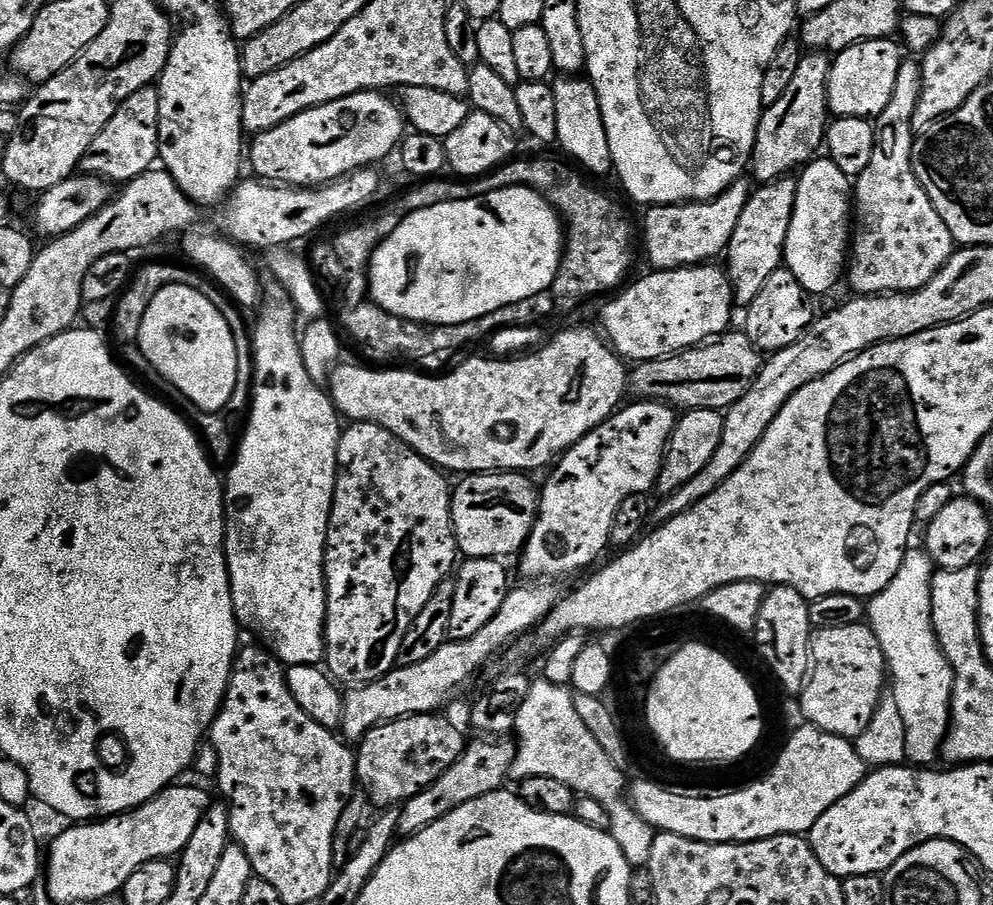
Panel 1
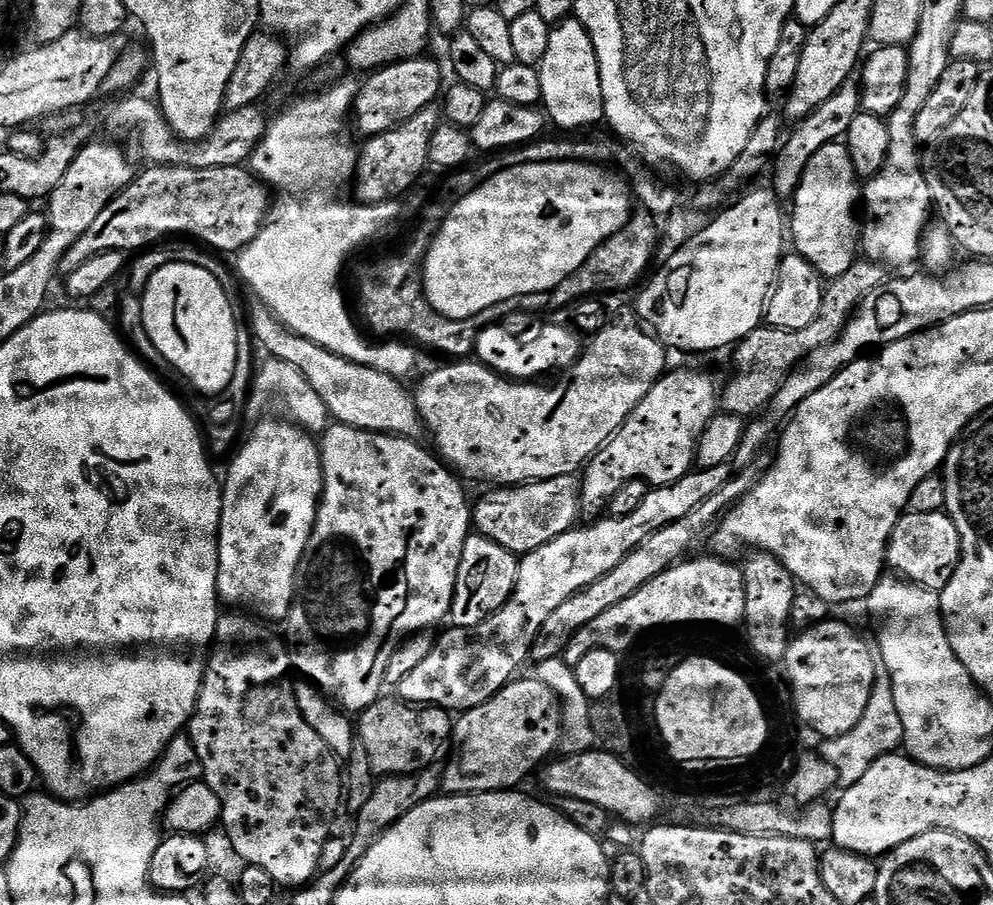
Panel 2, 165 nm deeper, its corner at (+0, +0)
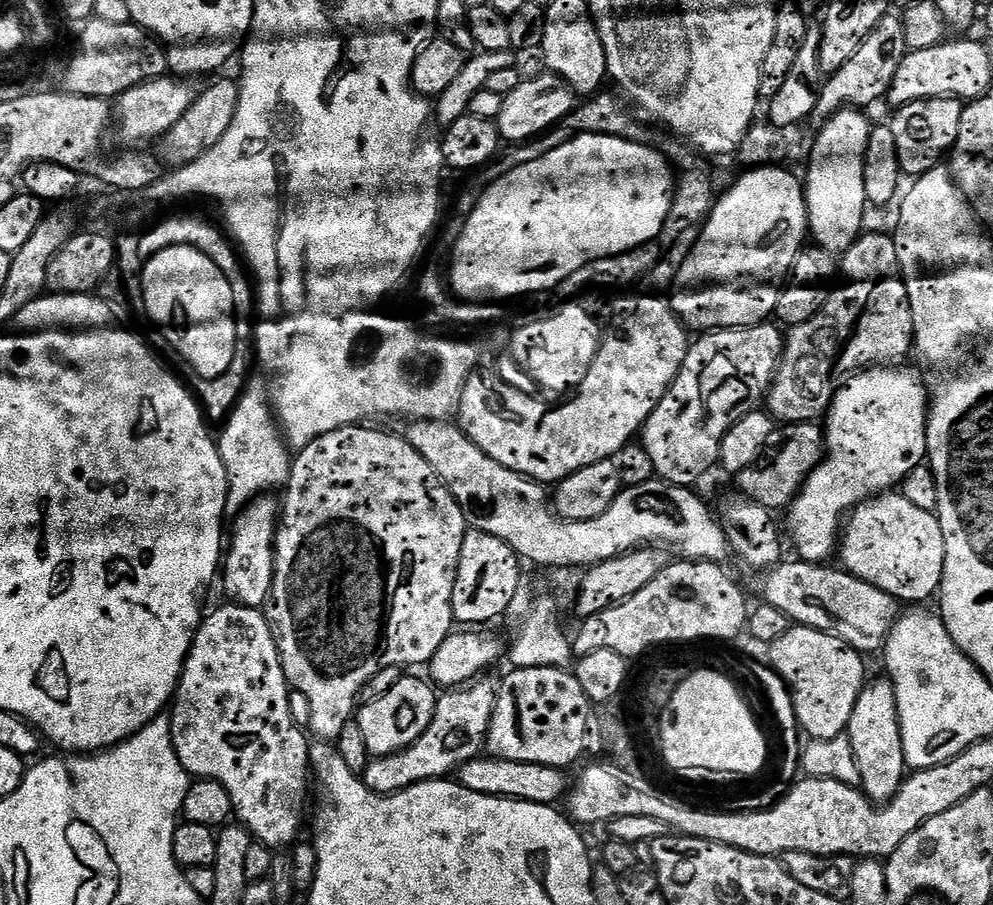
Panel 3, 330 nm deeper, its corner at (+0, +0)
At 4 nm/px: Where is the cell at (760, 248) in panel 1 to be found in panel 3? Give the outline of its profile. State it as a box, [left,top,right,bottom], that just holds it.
[811,14,909,122]

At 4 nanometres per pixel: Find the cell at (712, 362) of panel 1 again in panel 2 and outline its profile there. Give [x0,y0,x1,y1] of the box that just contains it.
[722,258,885,418]

